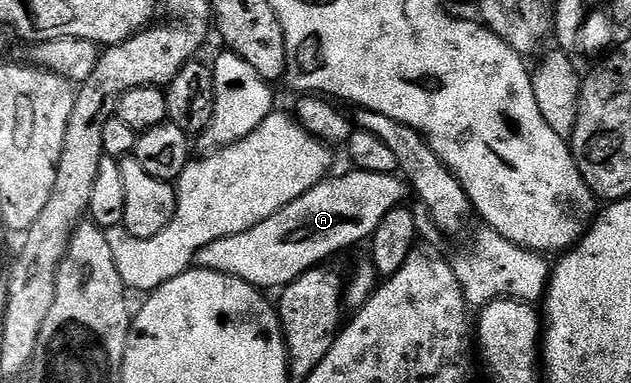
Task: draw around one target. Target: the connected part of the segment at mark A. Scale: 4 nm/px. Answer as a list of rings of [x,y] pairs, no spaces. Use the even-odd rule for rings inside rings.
[[[349,171],[339,177],[331,175],[322,179],[303,197],[296,198],[251,230],[205,245],[194,259],[196,266],[239,277],[261,291],[275,291],[324,264],[331,255],[368,242],[387,213],[408,197],[409,187],[396,174]]]

